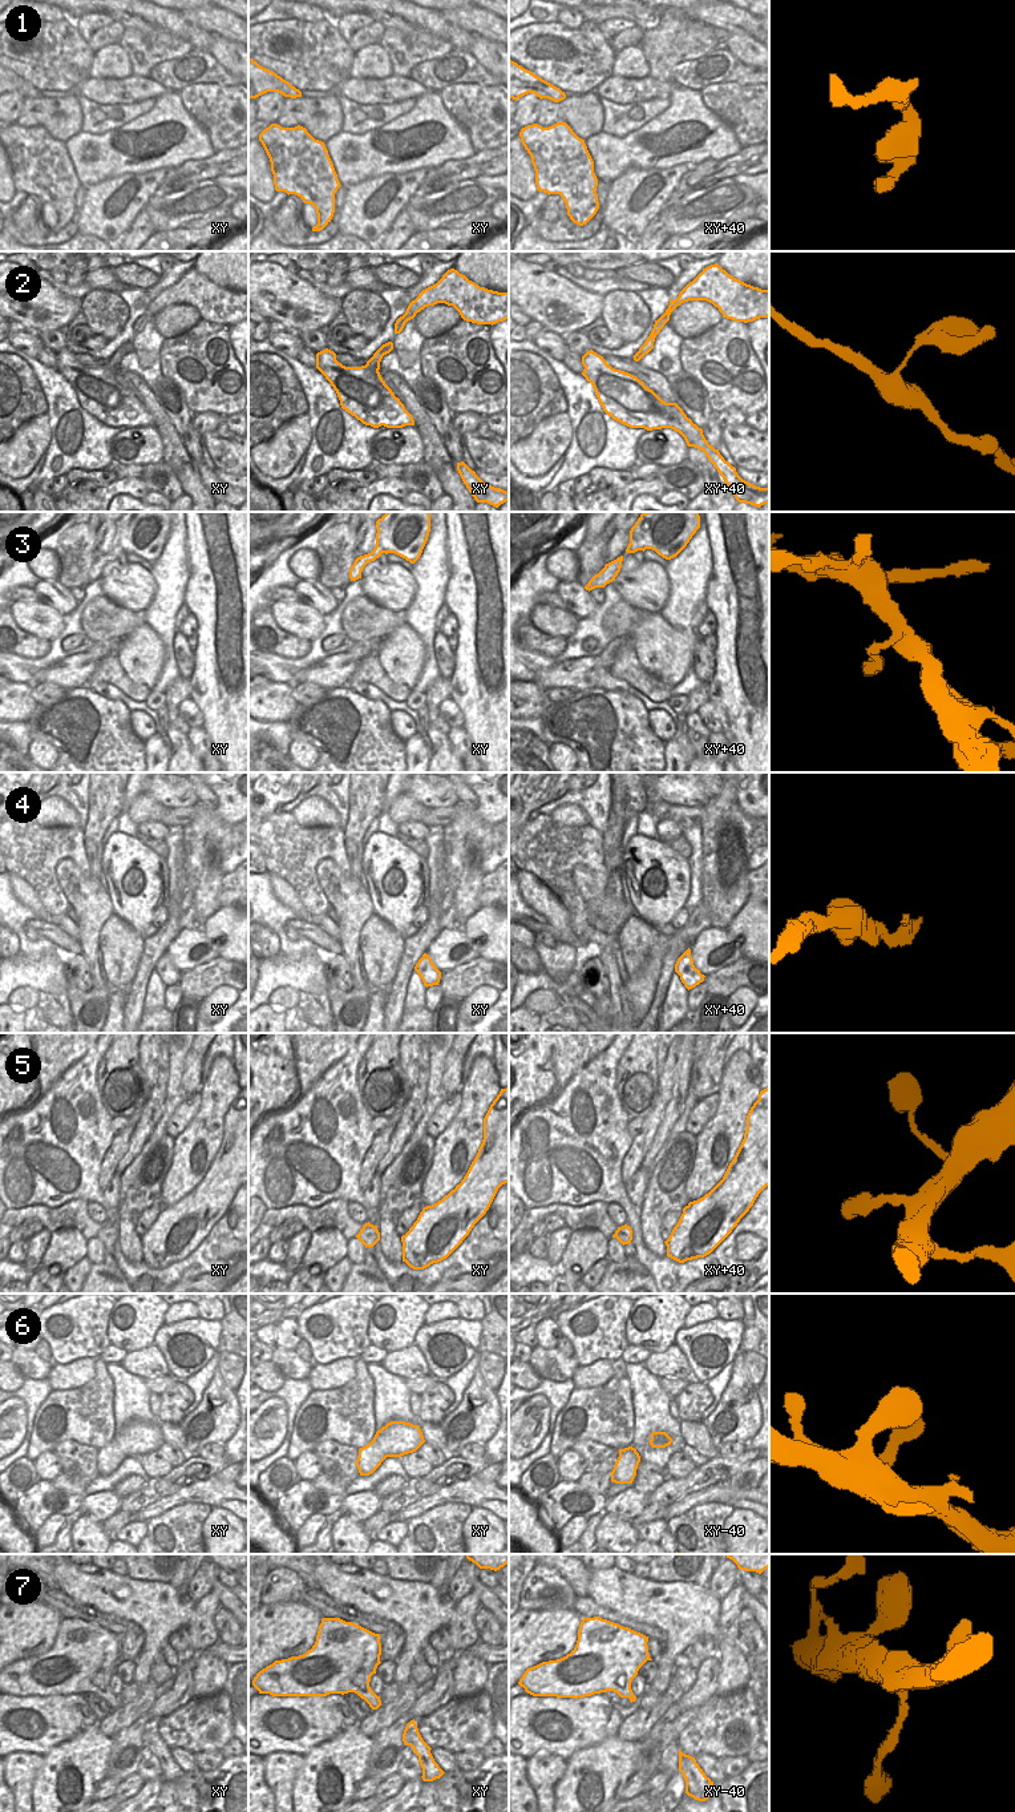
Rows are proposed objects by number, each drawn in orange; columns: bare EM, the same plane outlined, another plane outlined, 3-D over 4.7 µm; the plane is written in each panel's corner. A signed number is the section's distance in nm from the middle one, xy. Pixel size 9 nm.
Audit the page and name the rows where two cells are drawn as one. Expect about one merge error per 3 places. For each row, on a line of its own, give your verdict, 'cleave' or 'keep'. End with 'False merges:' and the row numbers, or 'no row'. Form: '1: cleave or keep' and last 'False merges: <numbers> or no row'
1: cleave
2: keep
3: keep
4: keep
5: keep
6: keep
7: keep
False merges: 1

